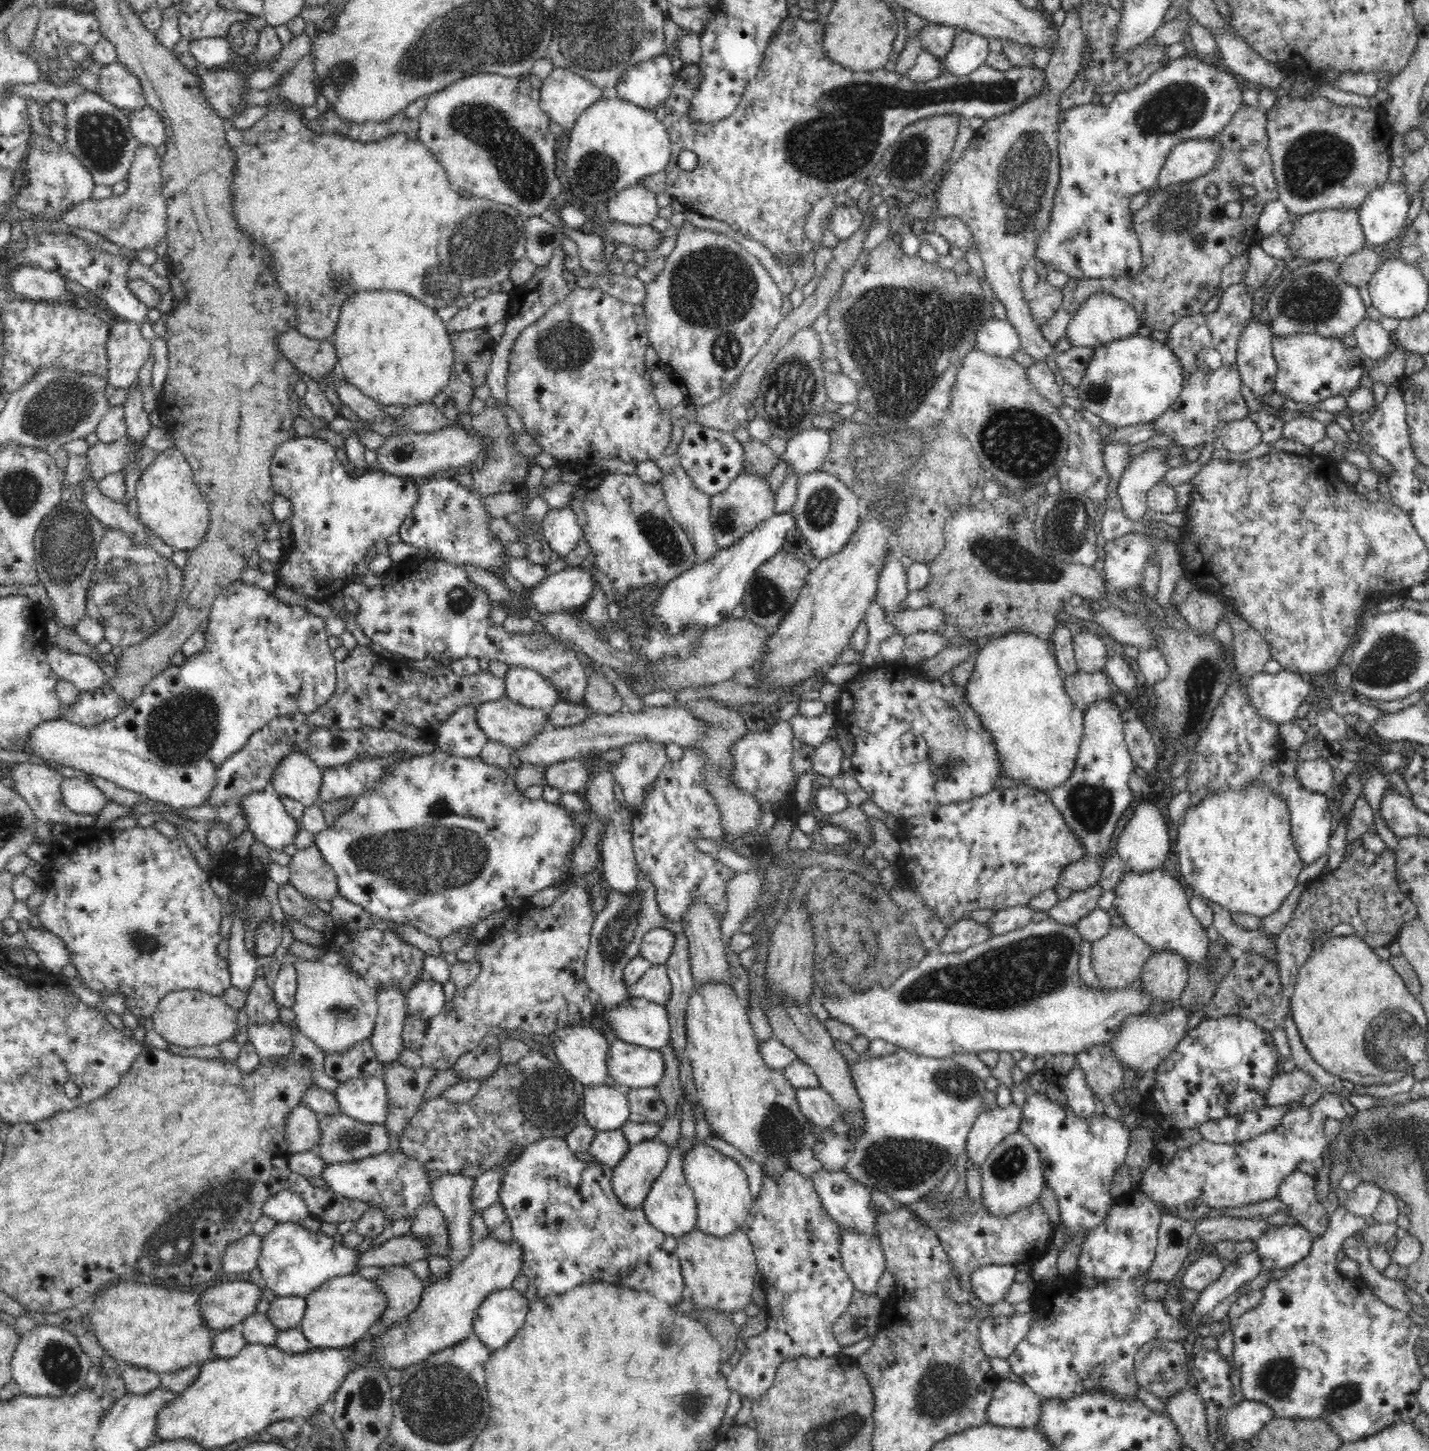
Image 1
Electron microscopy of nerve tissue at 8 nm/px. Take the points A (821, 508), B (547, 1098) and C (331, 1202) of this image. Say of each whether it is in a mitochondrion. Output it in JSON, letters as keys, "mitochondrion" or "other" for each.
{"A":"mitochondrion","B":"mitochondrion","C":"other"}

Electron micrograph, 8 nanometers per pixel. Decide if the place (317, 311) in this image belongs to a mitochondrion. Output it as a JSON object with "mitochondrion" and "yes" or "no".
{"mitochondrion":"yes"}

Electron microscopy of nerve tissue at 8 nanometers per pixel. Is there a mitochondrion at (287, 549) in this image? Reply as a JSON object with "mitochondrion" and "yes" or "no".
{"mitochondrion":"no"}

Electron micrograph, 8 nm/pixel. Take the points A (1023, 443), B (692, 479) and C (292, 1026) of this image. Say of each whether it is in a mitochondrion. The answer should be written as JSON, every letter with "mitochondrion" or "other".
{"A":"mitochondrion","B":"other","C":"other"}

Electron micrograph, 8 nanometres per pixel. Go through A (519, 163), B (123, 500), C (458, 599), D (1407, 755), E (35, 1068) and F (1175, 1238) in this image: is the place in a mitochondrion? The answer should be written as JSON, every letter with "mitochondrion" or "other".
{"A":"mitochondrion","B":"other","C":"mitochondrion","D":"other","E":"mitochondrion","F":"other"}

